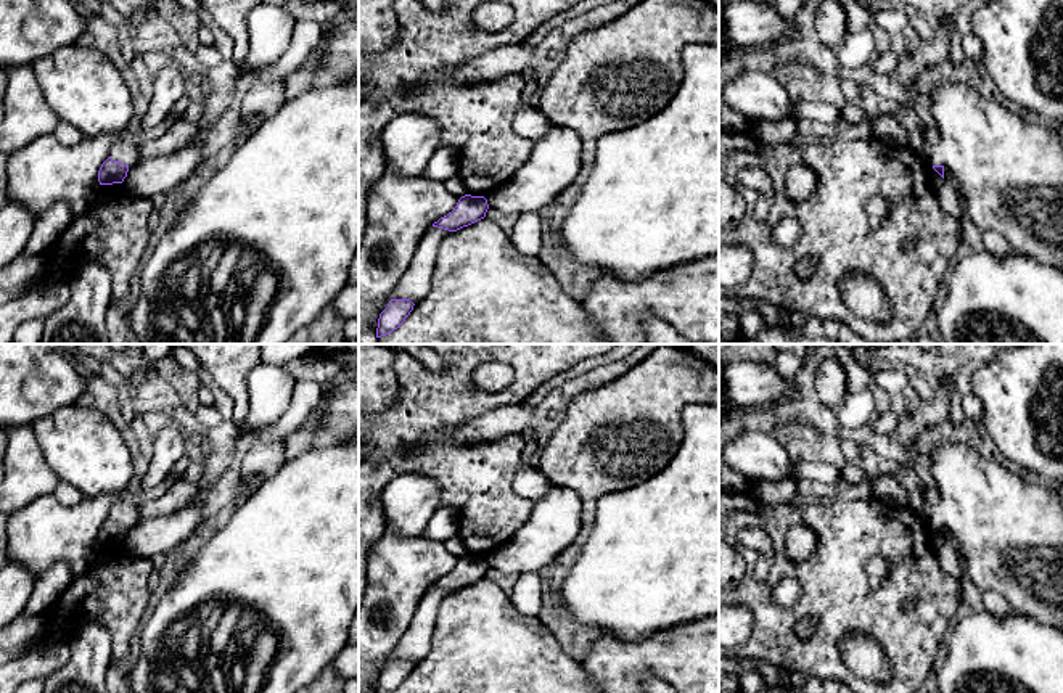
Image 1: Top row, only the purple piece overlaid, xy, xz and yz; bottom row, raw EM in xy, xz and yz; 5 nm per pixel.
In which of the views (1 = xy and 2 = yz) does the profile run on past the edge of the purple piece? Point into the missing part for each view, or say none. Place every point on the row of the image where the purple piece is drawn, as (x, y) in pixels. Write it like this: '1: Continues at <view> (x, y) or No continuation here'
1: No continuation here
2: No continuation here

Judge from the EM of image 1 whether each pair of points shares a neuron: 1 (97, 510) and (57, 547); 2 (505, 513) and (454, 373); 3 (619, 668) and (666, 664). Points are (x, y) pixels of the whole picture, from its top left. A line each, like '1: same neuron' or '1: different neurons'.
1: same neuron
2: same neuron
3: same neuron

